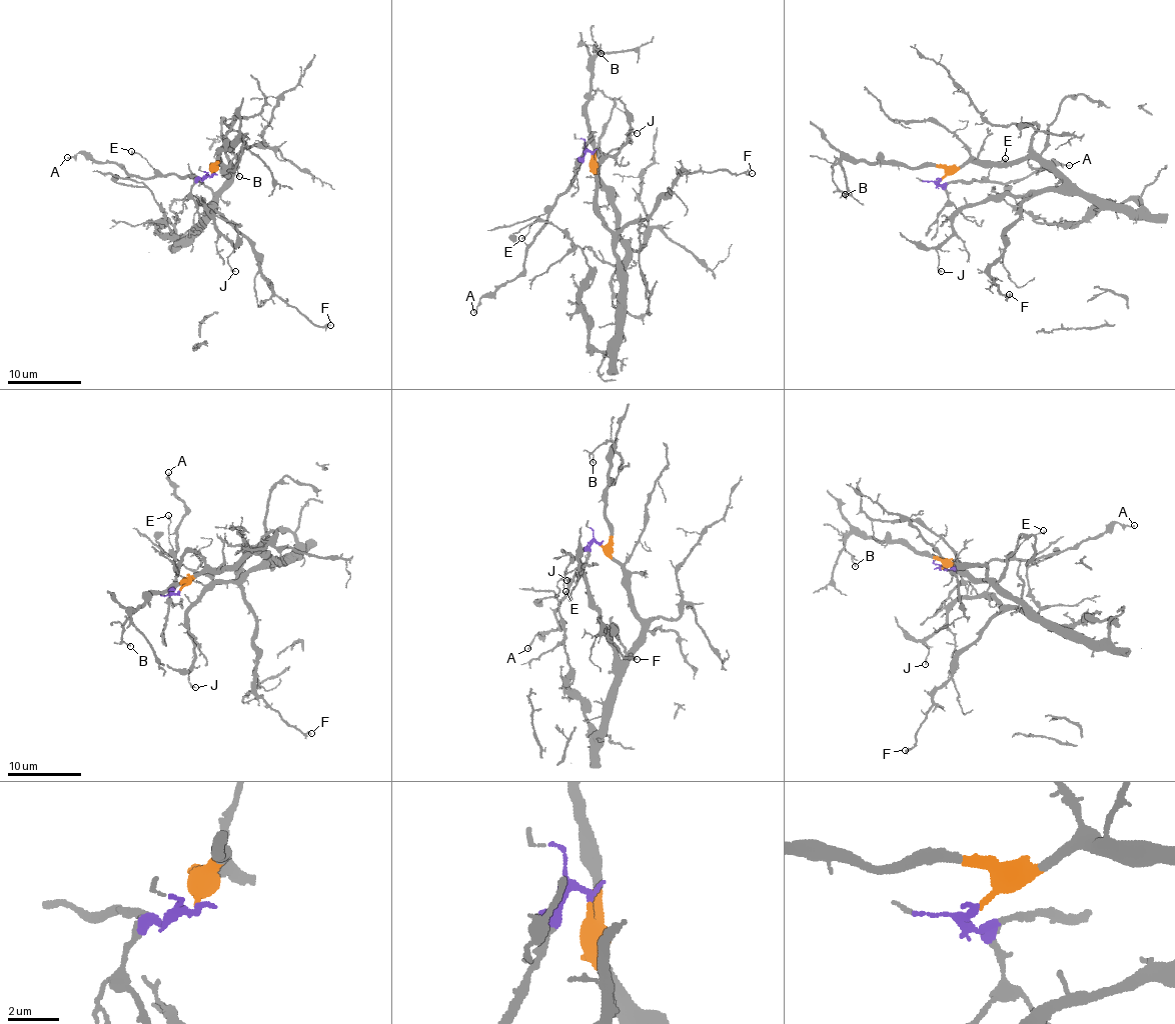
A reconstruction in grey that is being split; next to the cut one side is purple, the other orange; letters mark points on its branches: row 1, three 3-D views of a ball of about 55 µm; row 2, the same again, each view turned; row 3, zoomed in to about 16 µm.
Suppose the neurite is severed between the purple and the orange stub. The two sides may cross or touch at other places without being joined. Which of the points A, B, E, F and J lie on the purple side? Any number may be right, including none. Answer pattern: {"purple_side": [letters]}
{"purple_side": ["A", "E"]}

